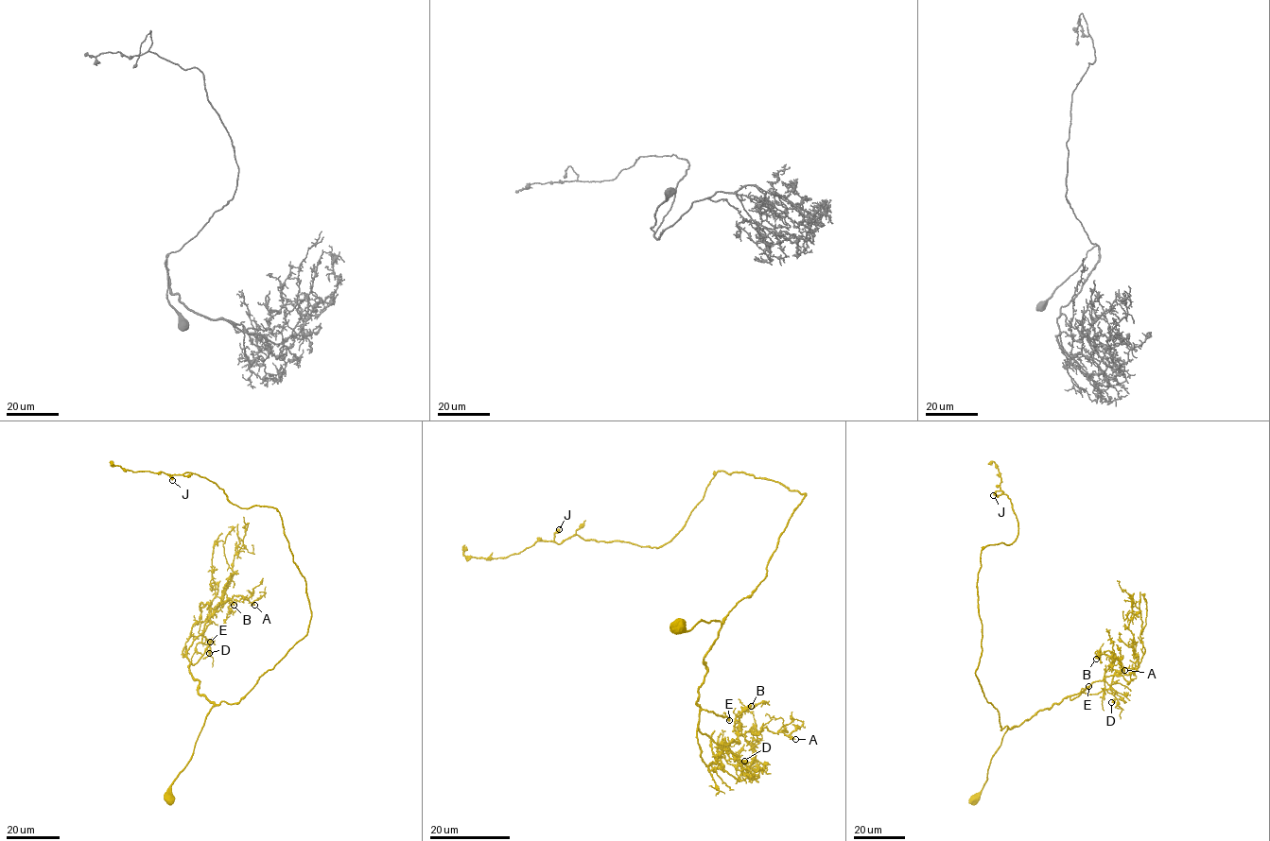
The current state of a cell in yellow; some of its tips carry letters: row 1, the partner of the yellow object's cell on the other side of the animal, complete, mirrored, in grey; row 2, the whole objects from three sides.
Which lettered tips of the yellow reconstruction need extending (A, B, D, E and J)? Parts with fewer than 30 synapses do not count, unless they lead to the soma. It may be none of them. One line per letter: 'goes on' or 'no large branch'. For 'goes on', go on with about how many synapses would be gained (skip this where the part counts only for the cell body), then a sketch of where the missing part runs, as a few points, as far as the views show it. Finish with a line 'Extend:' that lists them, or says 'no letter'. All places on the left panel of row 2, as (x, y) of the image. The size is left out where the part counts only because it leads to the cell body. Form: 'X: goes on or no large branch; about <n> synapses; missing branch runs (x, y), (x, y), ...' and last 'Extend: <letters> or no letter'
A: no large branch
B: no large branch
D: no large branch
E: goes on; about 450 synapses; missing branch runs (210, 642), (213, 630), (226, 627), (234, 617), (245, 578), (245, 567), (255, 553)
J: no large branch
Extend: E

